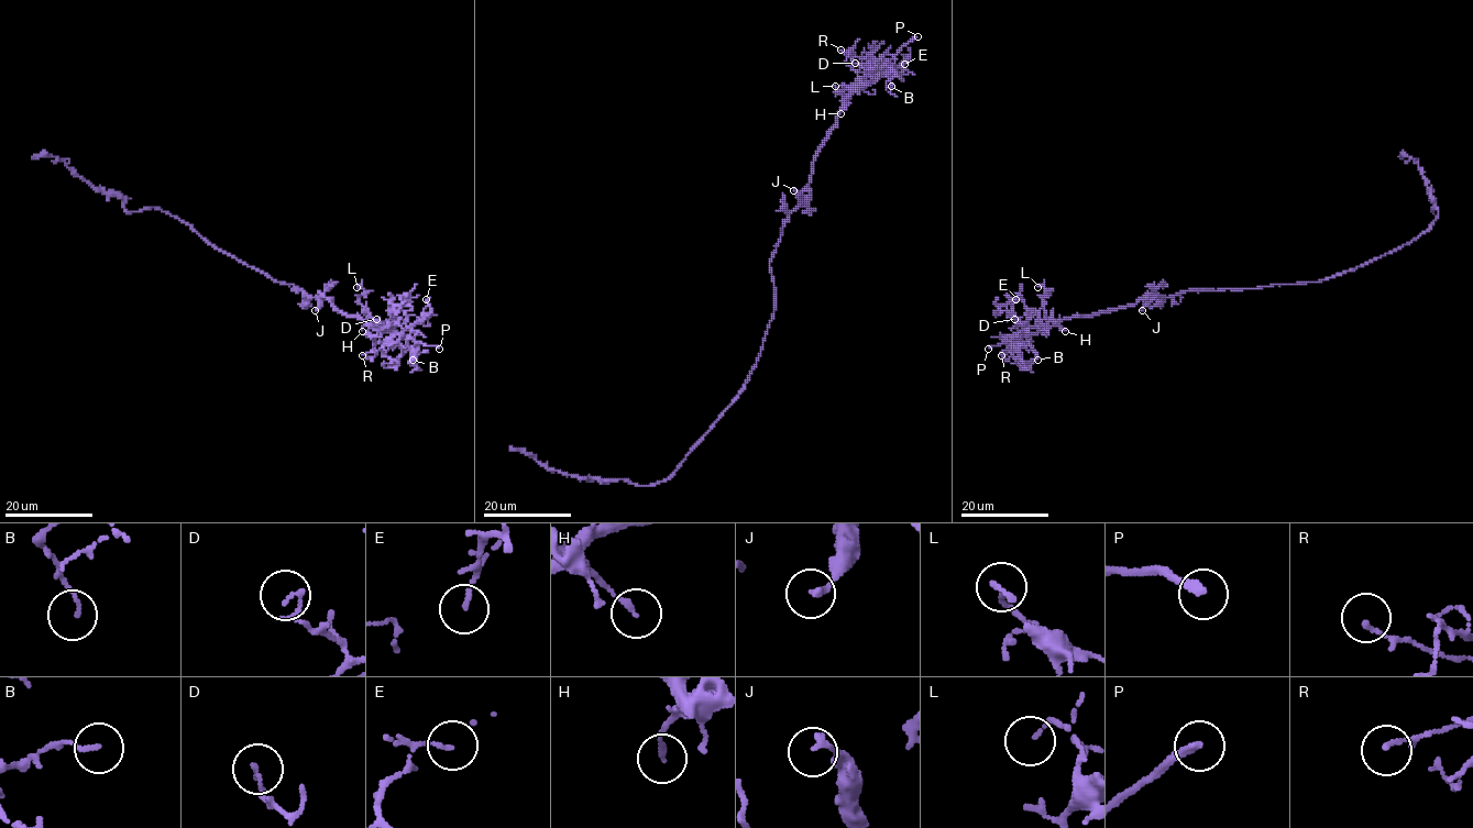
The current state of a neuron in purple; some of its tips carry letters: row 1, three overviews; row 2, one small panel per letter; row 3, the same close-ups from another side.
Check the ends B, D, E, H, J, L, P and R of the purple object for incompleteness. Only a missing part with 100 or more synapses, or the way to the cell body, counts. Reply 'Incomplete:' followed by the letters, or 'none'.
Incomplete: P

